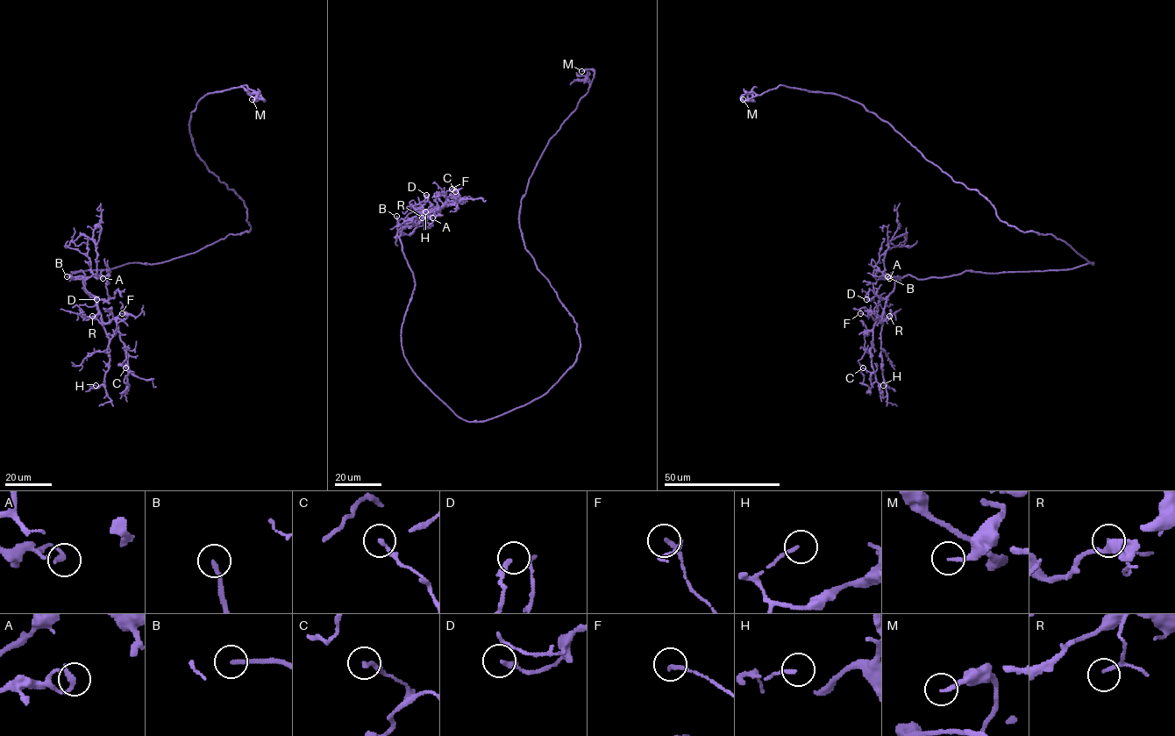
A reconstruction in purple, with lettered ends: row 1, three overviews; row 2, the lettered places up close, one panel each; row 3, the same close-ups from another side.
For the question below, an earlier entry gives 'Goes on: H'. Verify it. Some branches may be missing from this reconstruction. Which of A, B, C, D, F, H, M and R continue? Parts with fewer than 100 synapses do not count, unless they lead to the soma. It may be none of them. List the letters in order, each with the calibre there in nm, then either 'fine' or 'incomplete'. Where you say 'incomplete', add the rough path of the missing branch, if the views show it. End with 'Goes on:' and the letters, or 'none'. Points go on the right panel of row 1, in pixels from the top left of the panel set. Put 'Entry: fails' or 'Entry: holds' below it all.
A: 240 nm | fine
B: 190 nm | incomplete | (887, 276), (826, 278), (796, 259)
C: 170 nm | fine
D: 180 nm | fine
F: 190 nm | fine
H: 140 nm | fine
M: 150 nm | fine
R: 140 nm | fine
Goes on: B
Entry: fails

